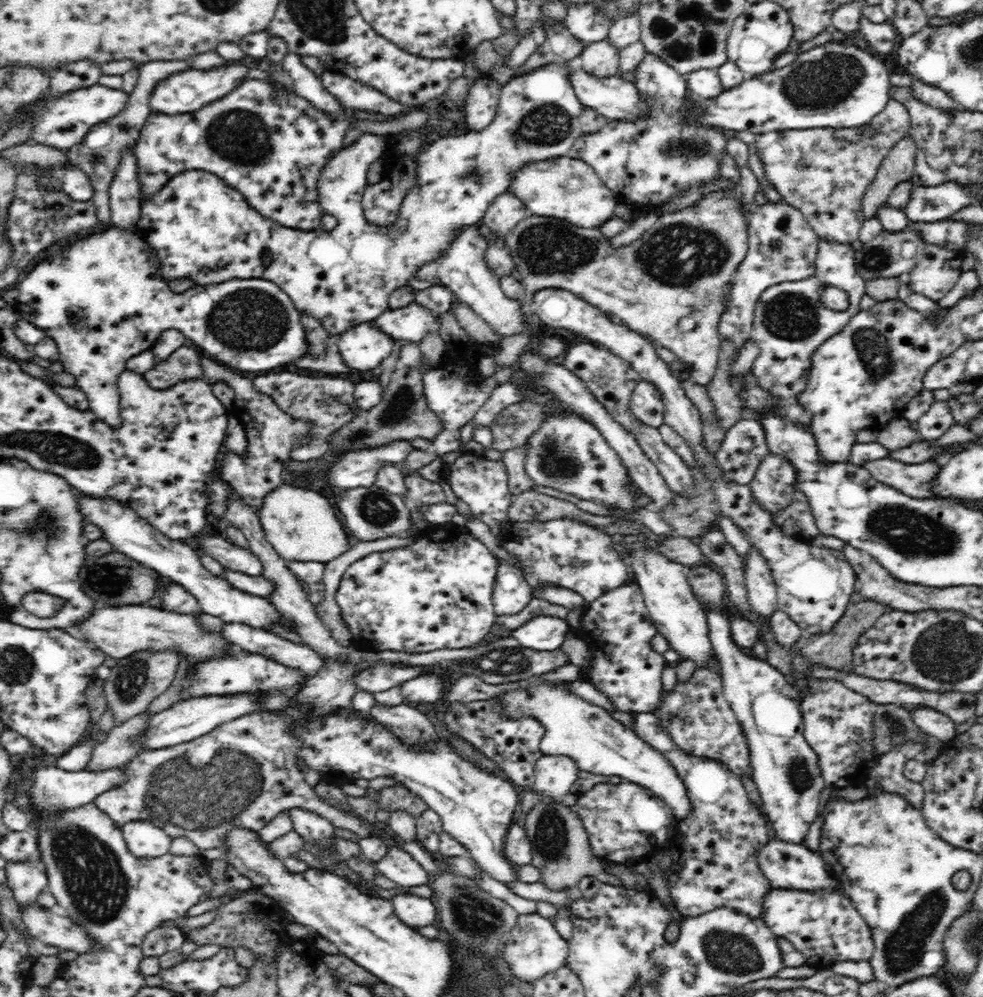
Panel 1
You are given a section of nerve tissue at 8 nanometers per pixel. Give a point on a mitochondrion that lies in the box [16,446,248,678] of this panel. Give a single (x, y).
(108, 580)

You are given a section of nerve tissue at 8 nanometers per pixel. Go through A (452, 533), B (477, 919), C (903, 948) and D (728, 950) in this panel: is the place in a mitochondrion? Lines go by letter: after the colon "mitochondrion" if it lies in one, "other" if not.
A: other
B: mitochondrion
C: mitochondrion
D: mitochondrion

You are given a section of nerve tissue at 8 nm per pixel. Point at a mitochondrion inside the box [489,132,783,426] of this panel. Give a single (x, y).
(680, 254)

